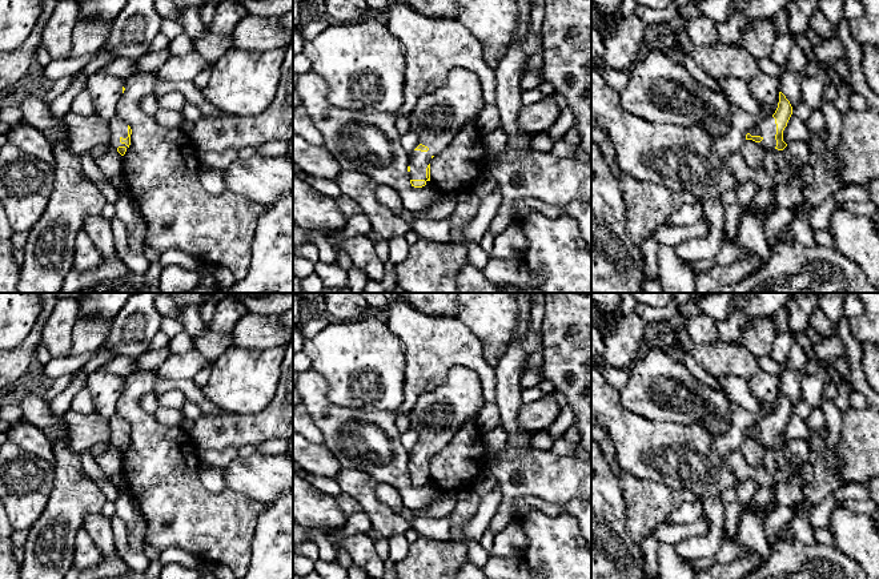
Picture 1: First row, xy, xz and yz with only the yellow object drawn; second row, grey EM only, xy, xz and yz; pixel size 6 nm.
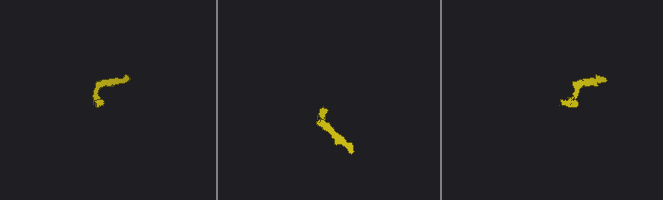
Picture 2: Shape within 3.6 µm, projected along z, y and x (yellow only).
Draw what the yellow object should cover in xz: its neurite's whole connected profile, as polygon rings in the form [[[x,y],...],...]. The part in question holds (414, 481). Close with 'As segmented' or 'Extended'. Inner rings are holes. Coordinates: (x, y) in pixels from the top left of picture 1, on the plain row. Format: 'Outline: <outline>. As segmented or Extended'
Outline: [[[463,366],[451,367],[441,382],[418,397],[408,414],[410,429],[420,435],[418,445],[409,453],[412,484],[422,486],[430,481],[430,458],[463,423],[475,421],[485,403],[479,375]]]. Extended

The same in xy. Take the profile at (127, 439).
Outline: [[[117,414],[111,417],[108,422],[111,426],[111,446],[124,454],[131,443],[132,427],[127,419]]]. Extended

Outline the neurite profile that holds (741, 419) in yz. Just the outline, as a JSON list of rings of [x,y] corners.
[[[731,402],[730,429],[721,435],[713,437],[711,447],[727,455],[738,449],[746,439],[748,427],[759,418],[758,413],[750,413],[739,405]]]

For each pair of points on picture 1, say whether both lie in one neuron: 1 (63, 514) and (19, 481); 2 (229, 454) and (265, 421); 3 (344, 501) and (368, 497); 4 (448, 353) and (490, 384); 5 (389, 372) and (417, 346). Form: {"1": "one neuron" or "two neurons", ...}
{"1": "two neurons", "2": "two neurons", "3": "two neurons", "4": "one neuron", "5": "two neurons"}

